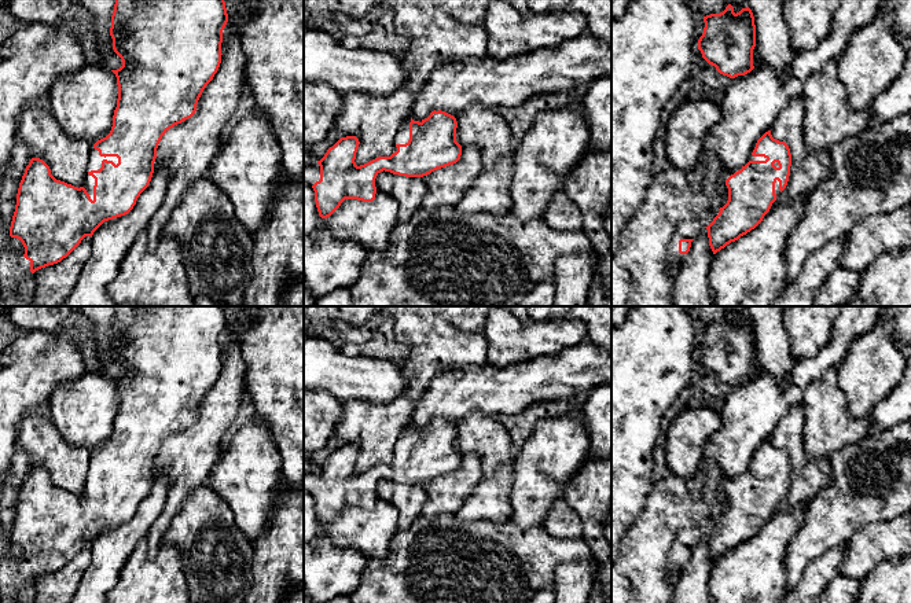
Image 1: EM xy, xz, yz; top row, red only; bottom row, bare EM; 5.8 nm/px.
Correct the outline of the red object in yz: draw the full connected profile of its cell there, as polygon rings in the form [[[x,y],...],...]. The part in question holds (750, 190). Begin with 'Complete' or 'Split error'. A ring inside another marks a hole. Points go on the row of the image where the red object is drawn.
Complete. [[[768,130],[757,140],[752,155],[765,159],[749,161],[726,180],[728,201],[719,209],[713,221],[705,227],[713,254],[763,221],[776,201],[776,181],[780,192],[787,185],[791,154],[785,141],[774,139]]]

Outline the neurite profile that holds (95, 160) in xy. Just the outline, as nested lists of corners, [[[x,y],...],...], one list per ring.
[[[40,104],[21,114],[18,133],[32,158],[43,159],[56,180],[84,187],[92,201],[95,179],[88,173],[99,170],[103,159],[118,163],[117,157],[100,157],[93,144],[69,137],[51,110]]]

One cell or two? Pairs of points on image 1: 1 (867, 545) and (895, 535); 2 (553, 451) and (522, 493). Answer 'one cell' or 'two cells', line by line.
1: one cell
2: one cell

